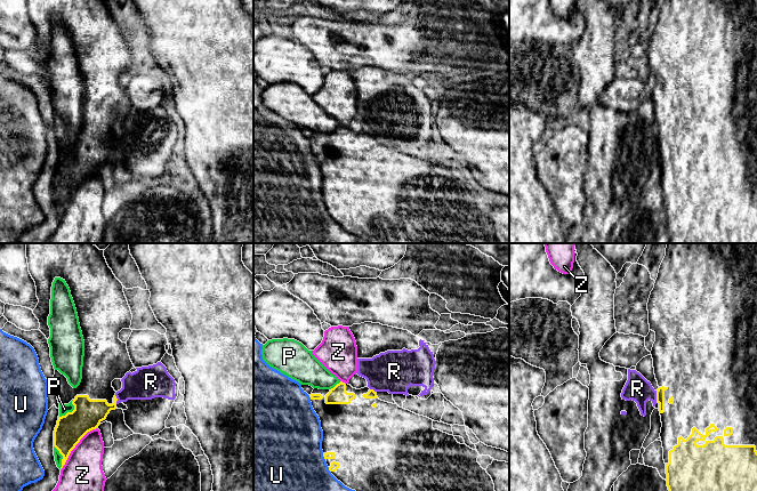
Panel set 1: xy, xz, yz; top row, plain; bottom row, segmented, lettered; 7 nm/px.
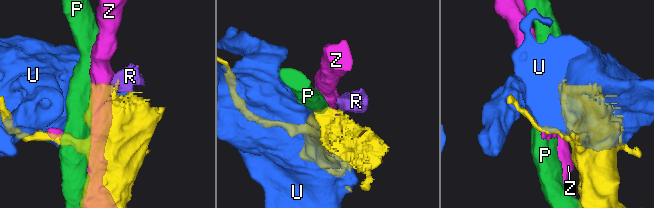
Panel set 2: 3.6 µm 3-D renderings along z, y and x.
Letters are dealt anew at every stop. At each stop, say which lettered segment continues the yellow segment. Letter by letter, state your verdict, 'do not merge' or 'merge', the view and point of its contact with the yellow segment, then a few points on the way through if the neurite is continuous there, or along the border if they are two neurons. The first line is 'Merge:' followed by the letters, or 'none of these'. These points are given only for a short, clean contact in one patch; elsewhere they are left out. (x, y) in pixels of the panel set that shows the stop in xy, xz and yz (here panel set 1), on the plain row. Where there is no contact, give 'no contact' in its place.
Merge: none of these
P: do not merge; meets yellow in xy at (72, 155)
R: do not merge; meets yellow in yz at (657, 141); border along yz (655, 135), (657, 145)
U: do not merge; meets yellow in xz at (329, 214)
Z: do not merge; meets yellow in xy at (74, 191)

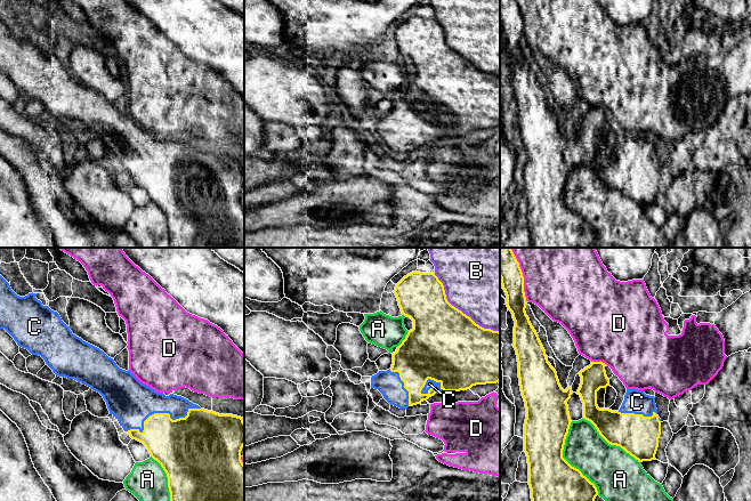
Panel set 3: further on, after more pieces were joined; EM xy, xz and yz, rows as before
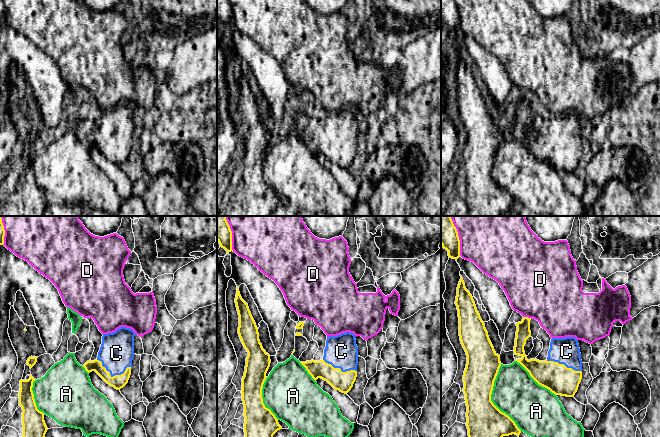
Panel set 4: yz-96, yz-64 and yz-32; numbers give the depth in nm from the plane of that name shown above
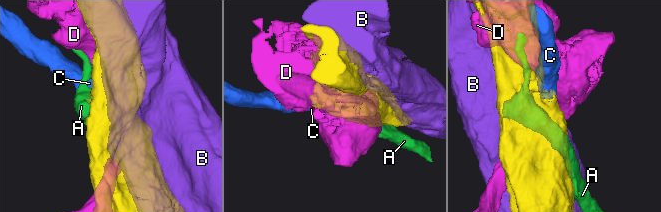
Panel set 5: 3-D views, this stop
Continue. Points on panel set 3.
Merge: C
A: do not merge; meets yellow in yz at (565, 204)
B: do not merge; meets yellow in xz at (460, 55)
C: merge; meets yellow in xy at (161, 158)
D: do not merge; meets yellow in yz at (523, 23)

